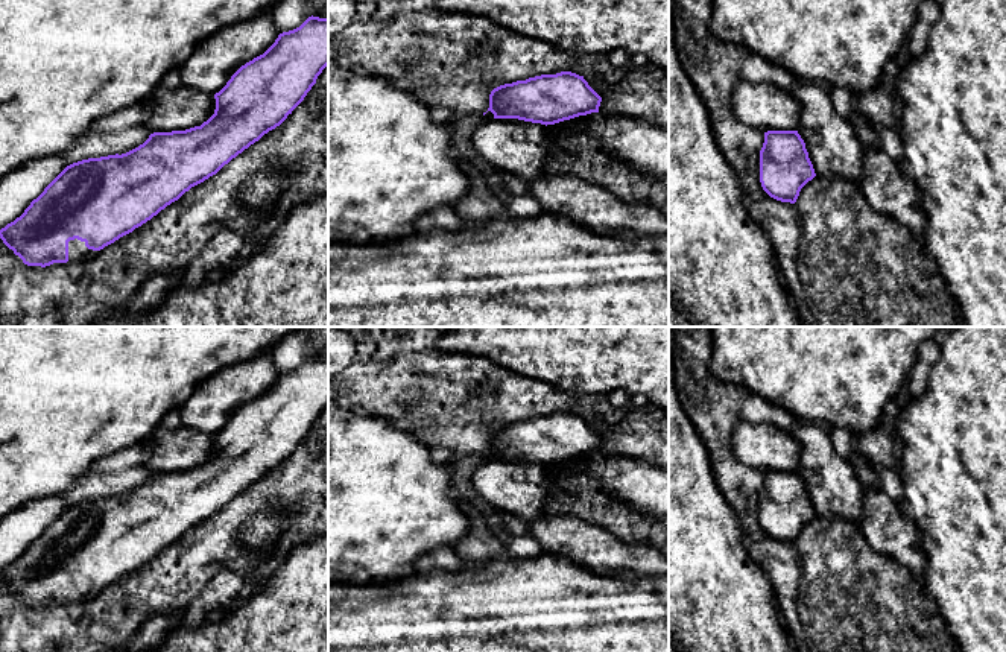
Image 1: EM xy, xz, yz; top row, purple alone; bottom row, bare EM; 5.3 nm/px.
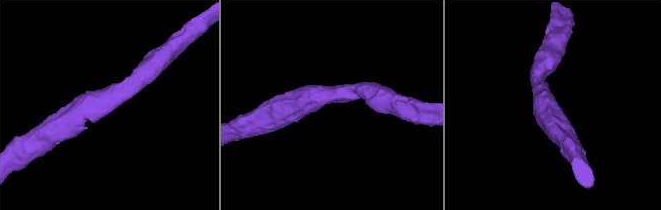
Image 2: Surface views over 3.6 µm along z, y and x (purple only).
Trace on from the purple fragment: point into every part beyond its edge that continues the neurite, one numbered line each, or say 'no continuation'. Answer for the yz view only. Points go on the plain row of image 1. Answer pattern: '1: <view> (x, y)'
no continuation

